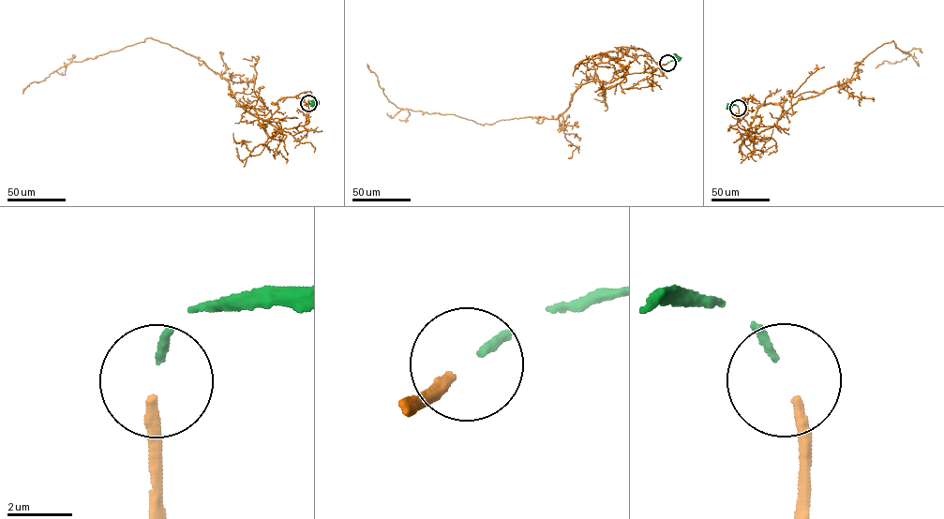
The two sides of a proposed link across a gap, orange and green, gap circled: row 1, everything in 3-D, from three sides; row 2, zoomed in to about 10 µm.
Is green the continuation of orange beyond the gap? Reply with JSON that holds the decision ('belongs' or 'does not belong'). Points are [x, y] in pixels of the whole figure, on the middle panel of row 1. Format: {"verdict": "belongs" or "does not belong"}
{"verdict": "does not belong"}

